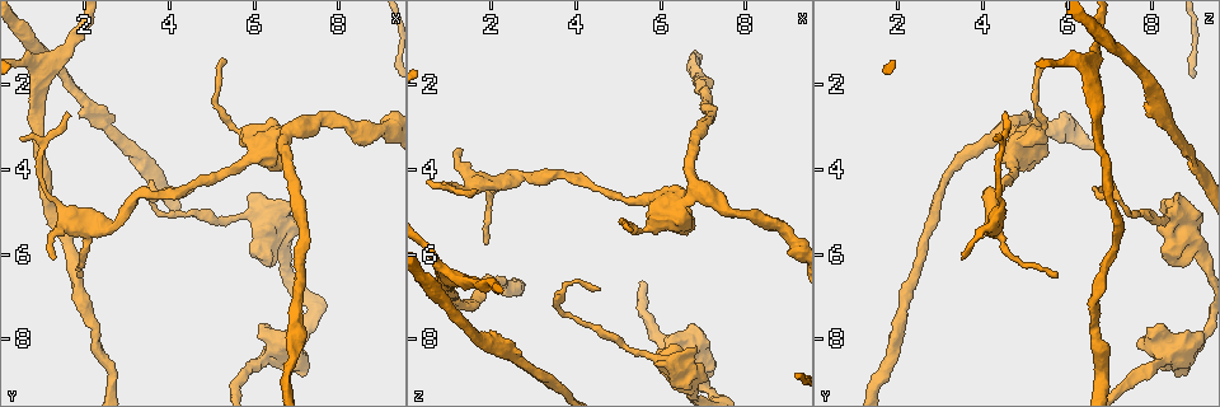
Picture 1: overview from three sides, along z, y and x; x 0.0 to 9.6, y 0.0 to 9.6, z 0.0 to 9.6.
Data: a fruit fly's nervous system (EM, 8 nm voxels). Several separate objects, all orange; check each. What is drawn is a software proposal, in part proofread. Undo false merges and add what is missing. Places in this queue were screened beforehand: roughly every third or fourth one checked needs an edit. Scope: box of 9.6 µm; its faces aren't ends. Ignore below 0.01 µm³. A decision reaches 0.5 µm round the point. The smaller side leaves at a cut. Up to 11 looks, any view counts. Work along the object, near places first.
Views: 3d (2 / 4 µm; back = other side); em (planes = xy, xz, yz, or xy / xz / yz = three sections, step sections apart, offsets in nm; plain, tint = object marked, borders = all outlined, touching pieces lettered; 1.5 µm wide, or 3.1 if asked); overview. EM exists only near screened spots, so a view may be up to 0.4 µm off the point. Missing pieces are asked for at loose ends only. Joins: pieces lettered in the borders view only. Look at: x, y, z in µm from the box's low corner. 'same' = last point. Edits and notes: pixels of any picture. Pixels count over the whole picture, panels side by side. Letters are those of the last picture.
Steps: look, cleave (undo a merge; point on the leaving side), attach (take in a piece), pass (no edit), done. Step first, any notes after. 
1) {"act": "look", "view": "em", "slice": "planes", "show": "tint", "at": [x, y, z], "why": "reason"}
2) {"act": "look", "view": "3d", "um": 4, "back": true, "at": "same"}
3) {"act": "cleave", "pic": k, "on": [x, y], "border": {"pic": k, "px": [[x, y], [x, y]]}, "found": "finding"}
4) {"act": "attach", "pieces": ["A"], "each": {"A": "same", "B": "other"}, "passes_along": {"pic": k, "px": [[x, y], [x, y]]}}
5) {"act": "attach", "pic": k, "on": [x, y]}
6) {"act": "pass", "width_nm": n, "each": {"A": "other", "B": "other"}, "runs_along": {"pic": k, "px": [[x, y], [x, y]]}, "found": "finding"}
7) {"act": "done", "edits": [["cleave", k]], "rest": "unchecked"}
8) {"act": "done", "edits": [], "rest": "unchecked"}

{"act": "look", "view": "3d", "um": 4, "at": [6.15, 3.40, 4.85], "why": "calibre changes"}

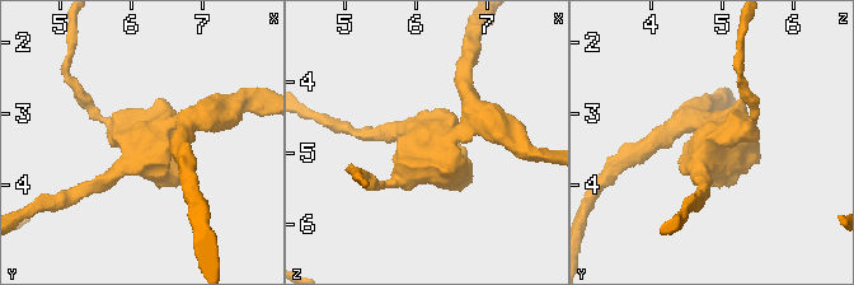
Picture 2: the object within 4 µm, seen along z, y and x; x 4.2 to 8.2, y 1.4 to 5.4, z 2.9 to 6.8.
{"act": "look", "view": "em", "slice": "xz", "step": 8, "show": "tint", "at": [6.25, 3.45, 4.90], "why": "now the EM"}

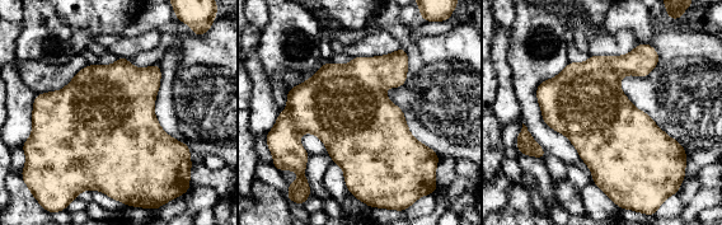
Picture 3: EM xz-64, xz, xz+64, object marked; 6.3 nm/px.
{"act": "look", "view": "em", "slice": "planes", "show": "borders", "at": "same"}

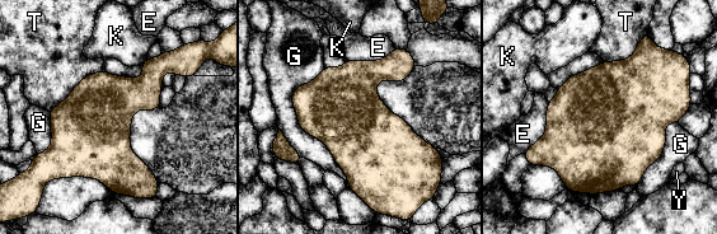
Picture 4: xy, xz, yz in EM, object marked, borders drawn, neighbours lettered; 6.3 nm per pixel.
{"act": "pass", "width_nm": 480, "each": {"E": "other", "G": "other", "K": "other", "T": "other", "Y": "other"}, "border": {"pic": 4, "px": [[323, 68], [293, 106], [350, 187]]}, "found": "continuous, no second neuron"}

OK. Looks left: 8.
{"act": "look", "view": "em", "slice": "planes", "show": "tint", "at": [5.30, 1.50, 5.50], "why": "long arm stops here"}

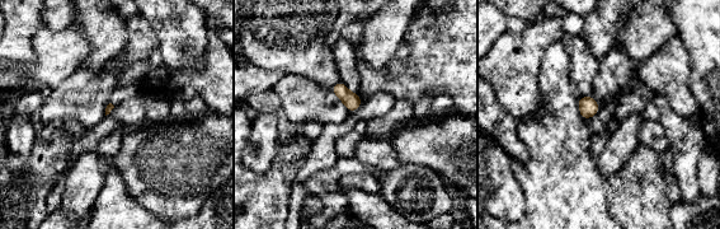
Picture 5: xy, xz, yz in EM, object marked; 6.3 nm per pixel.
{"act": "look", "view": "em", "slice": "planes", "show": "borders", "at": "same", "why": "see the neighbours"}

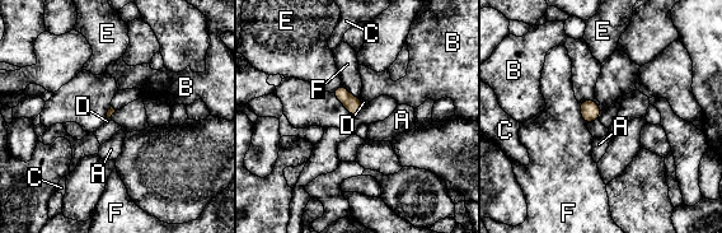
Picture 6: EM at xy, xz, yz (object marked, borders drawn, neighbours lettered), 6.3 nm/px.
{"act": "pass", "each": {"A": "other", "B": "other", "C": "other", "D": "other", "E": "other", "F": "other"}, "border": {"pic": 6, "px": [[598, 119], [586, 124]]}, "found": "no lettered piece goes on from it"}

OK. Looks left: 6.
{"act": "look", "view": "em", "slice": "yz", "step": 4, "show": "borders", "at": [1.20, 6.10, 3.55], "why": "branch stops here"}

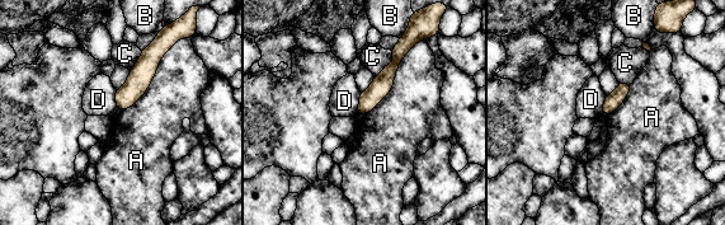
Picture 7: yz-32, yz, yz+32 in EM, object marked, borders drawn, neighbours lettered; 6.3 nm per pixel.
{"act": "pass", "width_nm": 100, "longest_contact_nm": ["A", 600], "each": {"A": "other", "B": "other", "C": "other", "D": "other"}, "found": "no lettered piece goes on from it"}

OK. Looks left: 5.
{"act": "look", "view": "3d", "um": 4, "at": [1.90, 6.55, 5.75], "why": "branch stops here"}

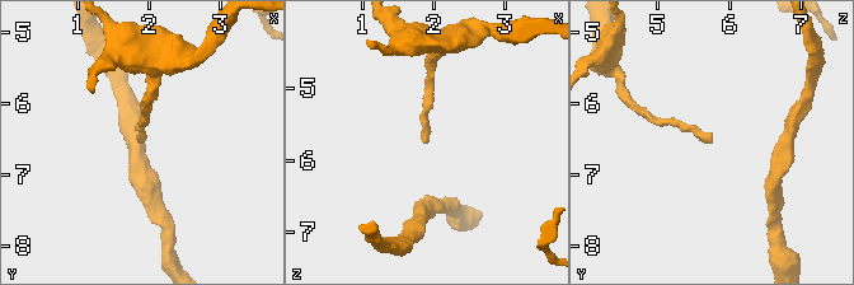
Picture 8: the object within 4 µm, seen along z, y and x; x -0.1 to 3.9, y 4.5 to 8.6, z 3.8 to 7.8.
{"act": "look", "view": "em", "slice": "planes", "show": "borders", "at": [1.85, 6.60, 5.75]}

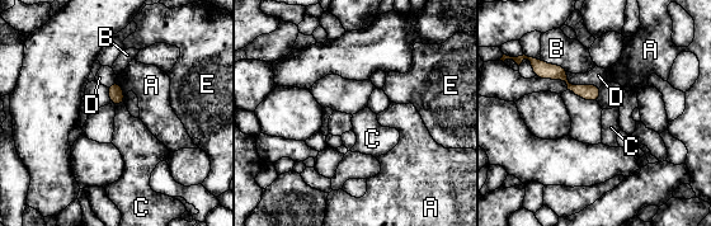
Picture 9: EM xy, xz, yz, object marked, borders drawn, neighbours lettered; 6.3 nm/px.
{"act": "pass", "longest_contact_nm": ["D", 420], "each": {"A": "other", "B": "other", "C": "other", "D": "other", "E": "other"}, "border": {"pic": 9, "px": [[123, 102], [116, 106]]}, "found": "none of them fits"}

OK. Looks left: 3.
{"act": "done", "edits": [], "rest": "unchecked"}

